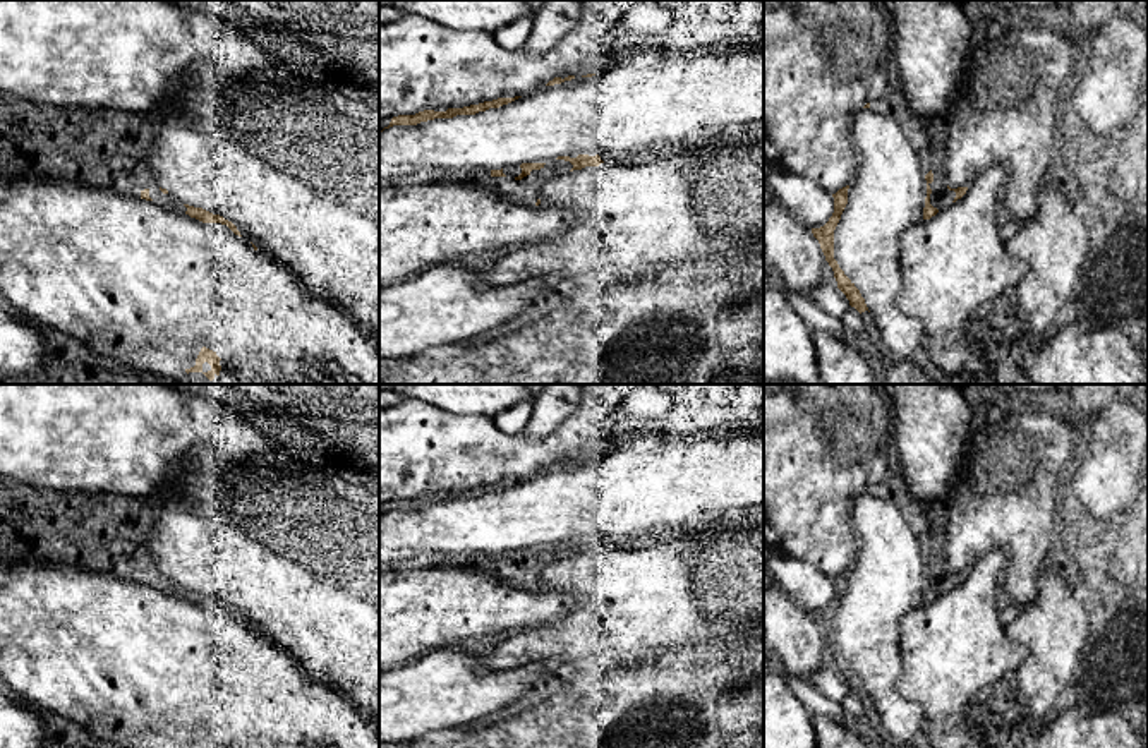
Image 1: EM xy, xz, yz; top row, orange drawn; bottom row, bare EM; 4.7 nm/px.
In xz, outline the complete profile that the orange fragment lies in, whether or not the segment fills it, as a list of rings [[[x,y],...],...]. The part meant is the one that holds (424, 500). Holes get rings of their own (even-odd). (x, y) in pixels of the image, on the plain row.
[[[582,384],[580,389],[580,403],[571,412],[571,415],[547,437],[542,439],[530,439],[523,432],[520,434],[505,434],[501,432],[494,419],[489,415],[460,415],[450,413],[446,410],[439,410],[426,401],[420,400],[403,400],[400,405],[379,408],[379,506],[390,503],[390,513],[393,510],[417,510],[420,506],[434,504],[434,503],[453,503],[456,499],[475,499],[479,496],[486,496],[489,492],[499,492],[508,489],[522,480],[535,477],[542,470],[554,470],[565,465],[571,465],[575,461],[592,461],[607,449],[611,451],[616,444],[625,444],[635,429],[635,412],[630,403],[625,403],[623,398],[633,389],[635,384]]]

